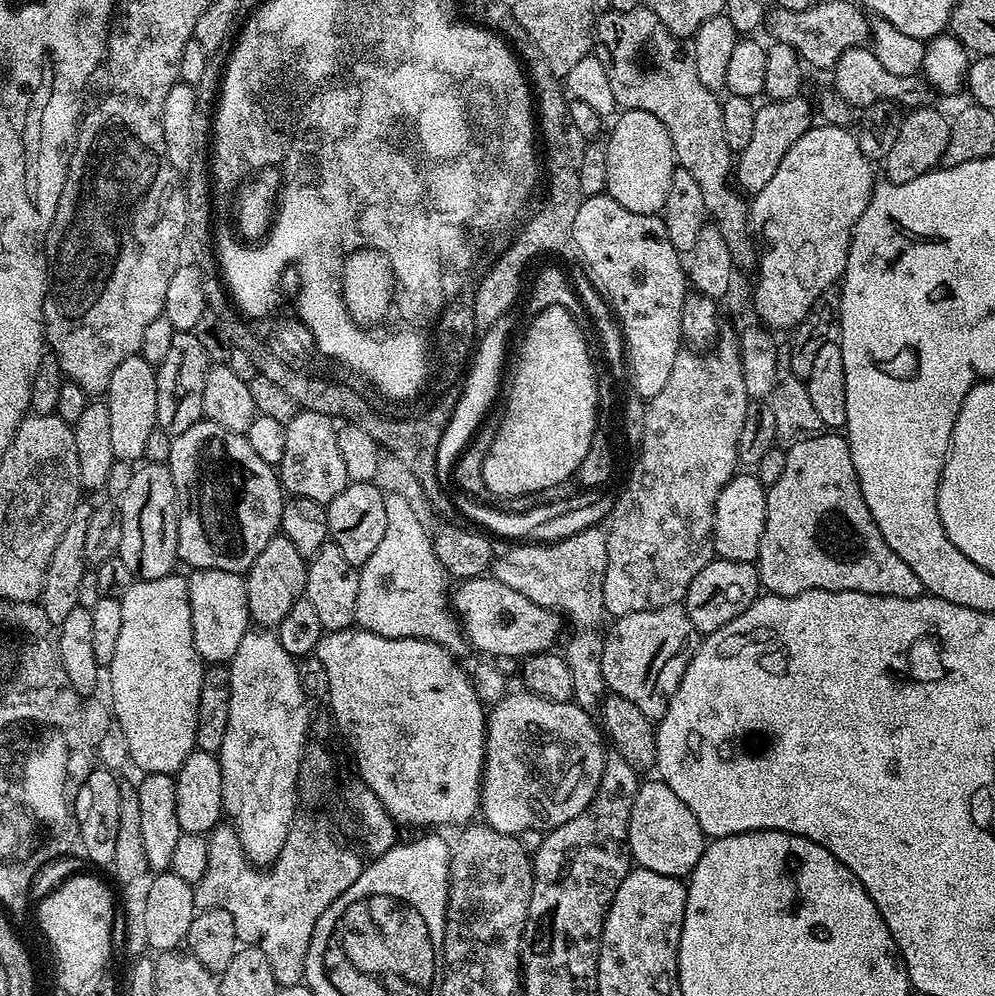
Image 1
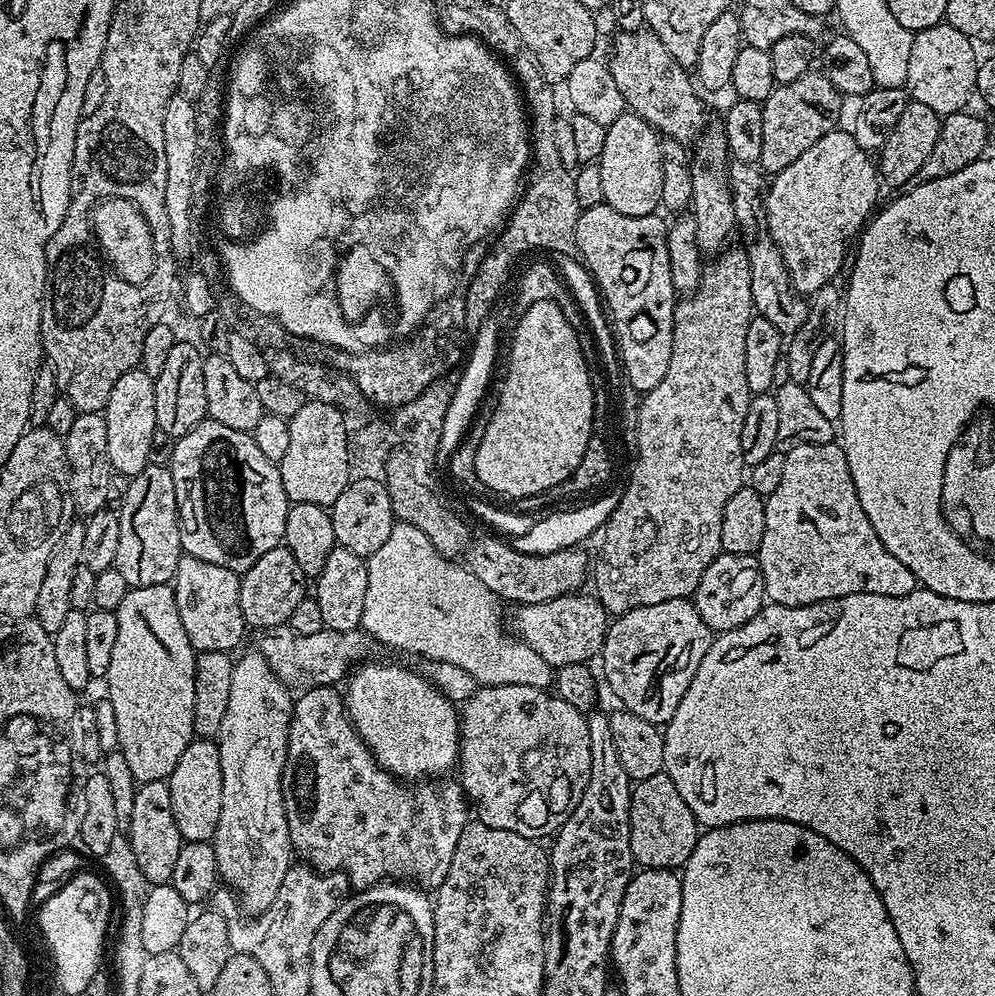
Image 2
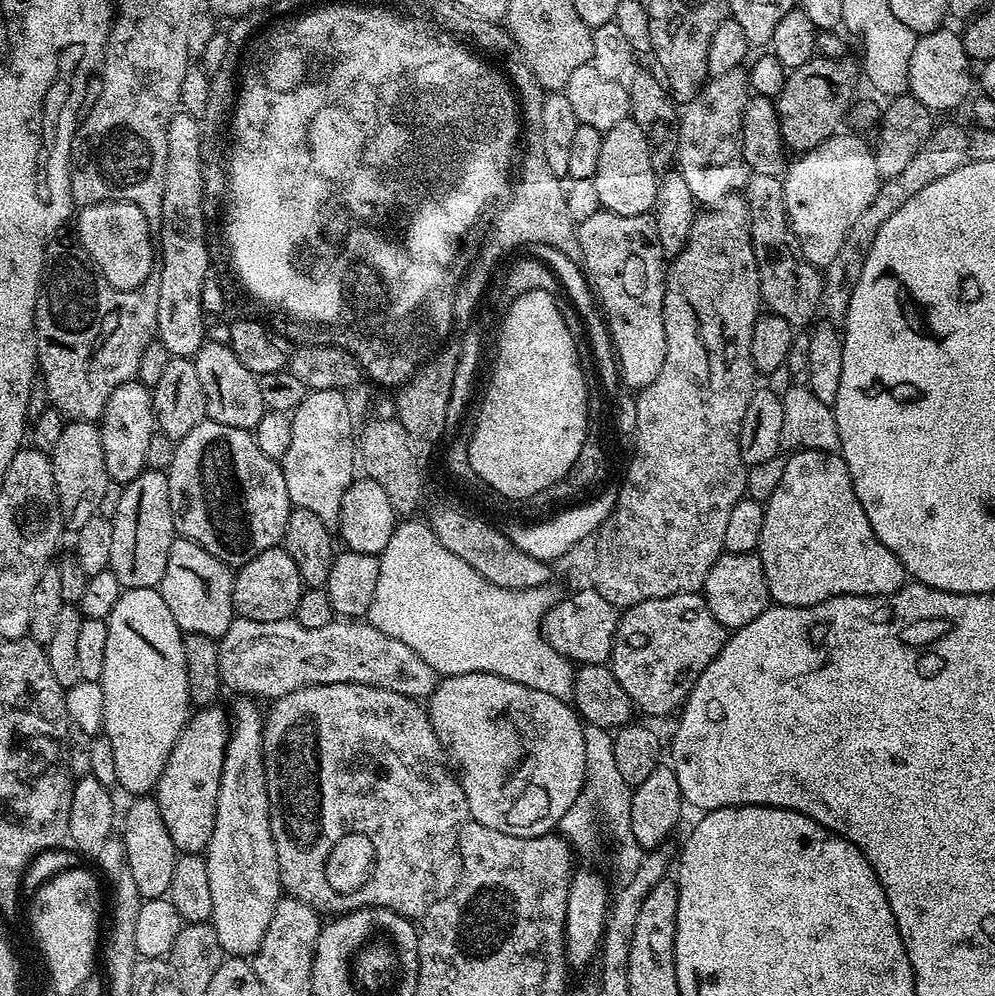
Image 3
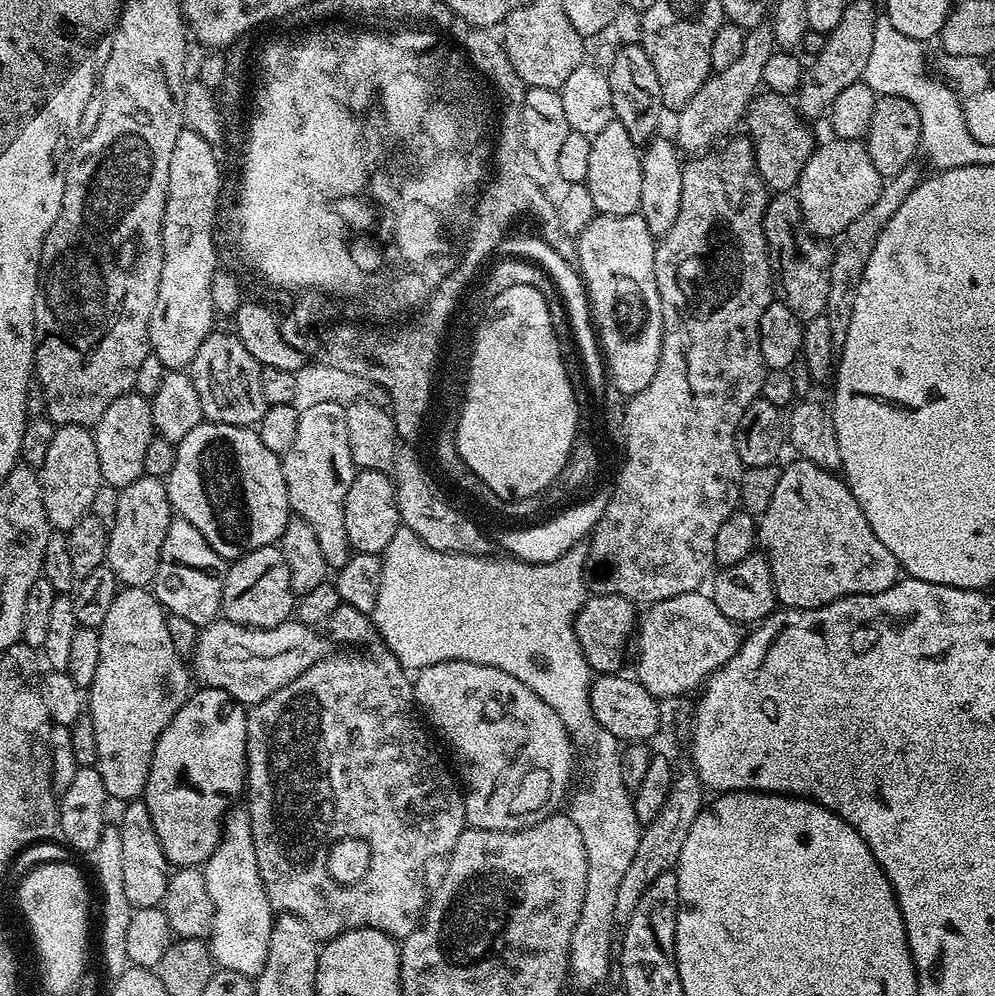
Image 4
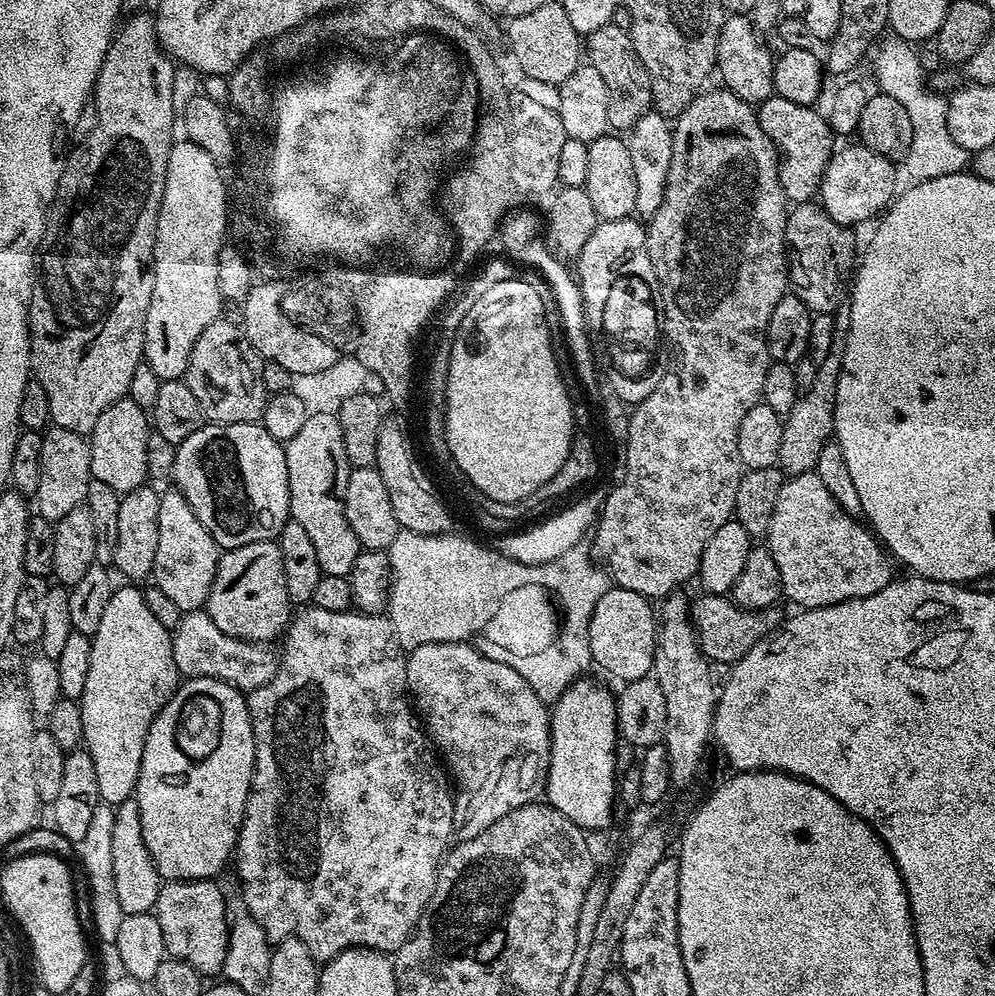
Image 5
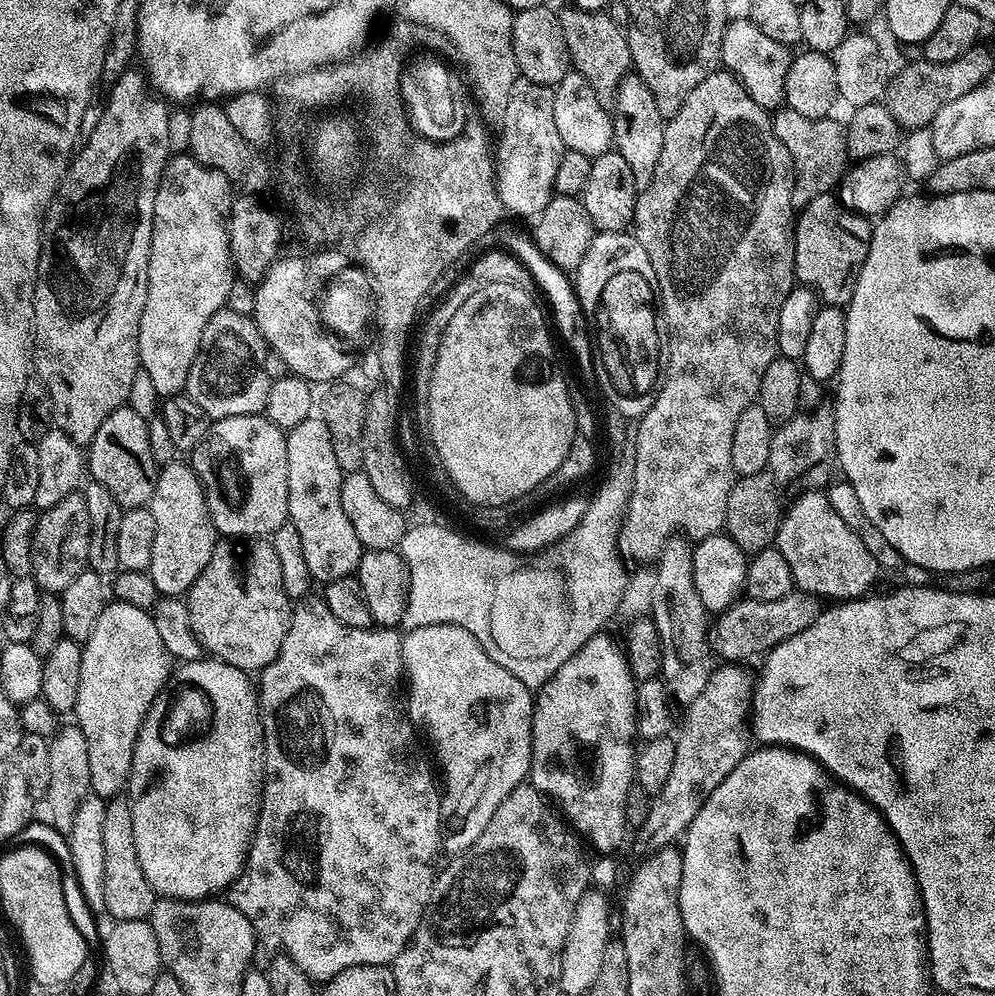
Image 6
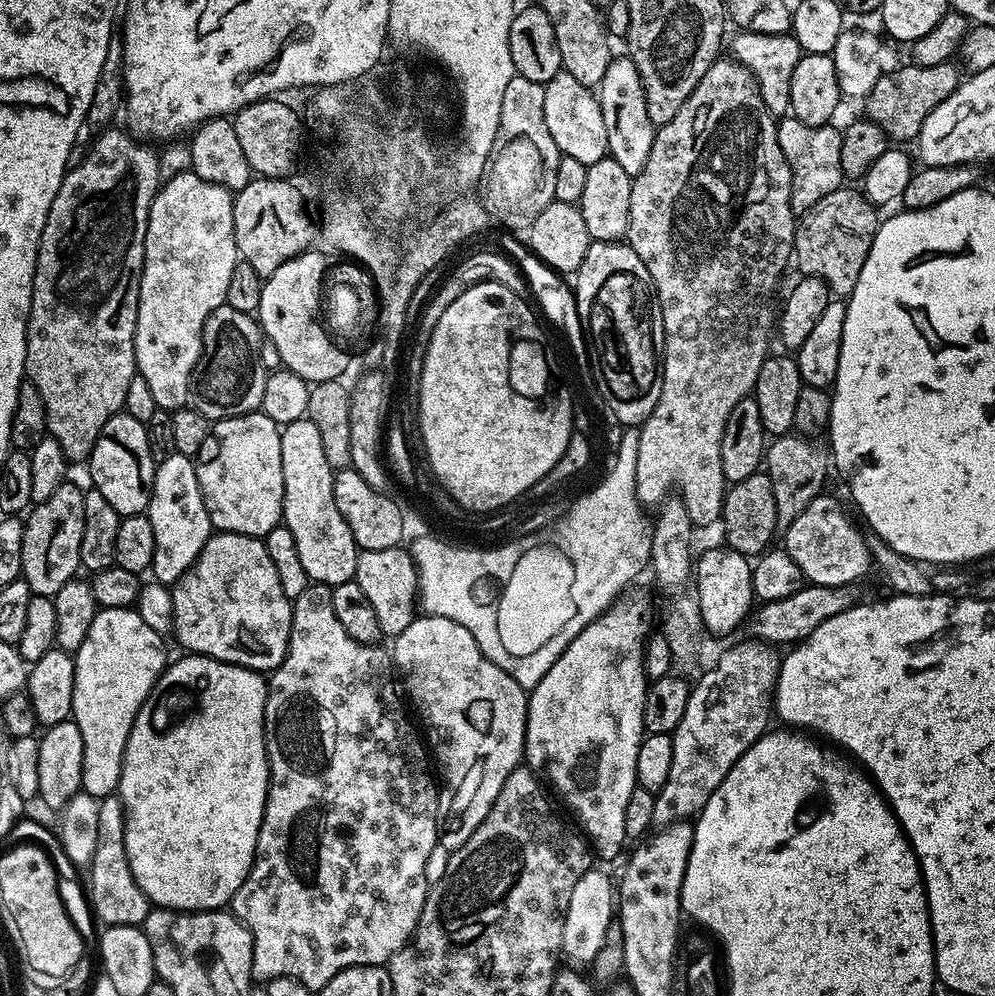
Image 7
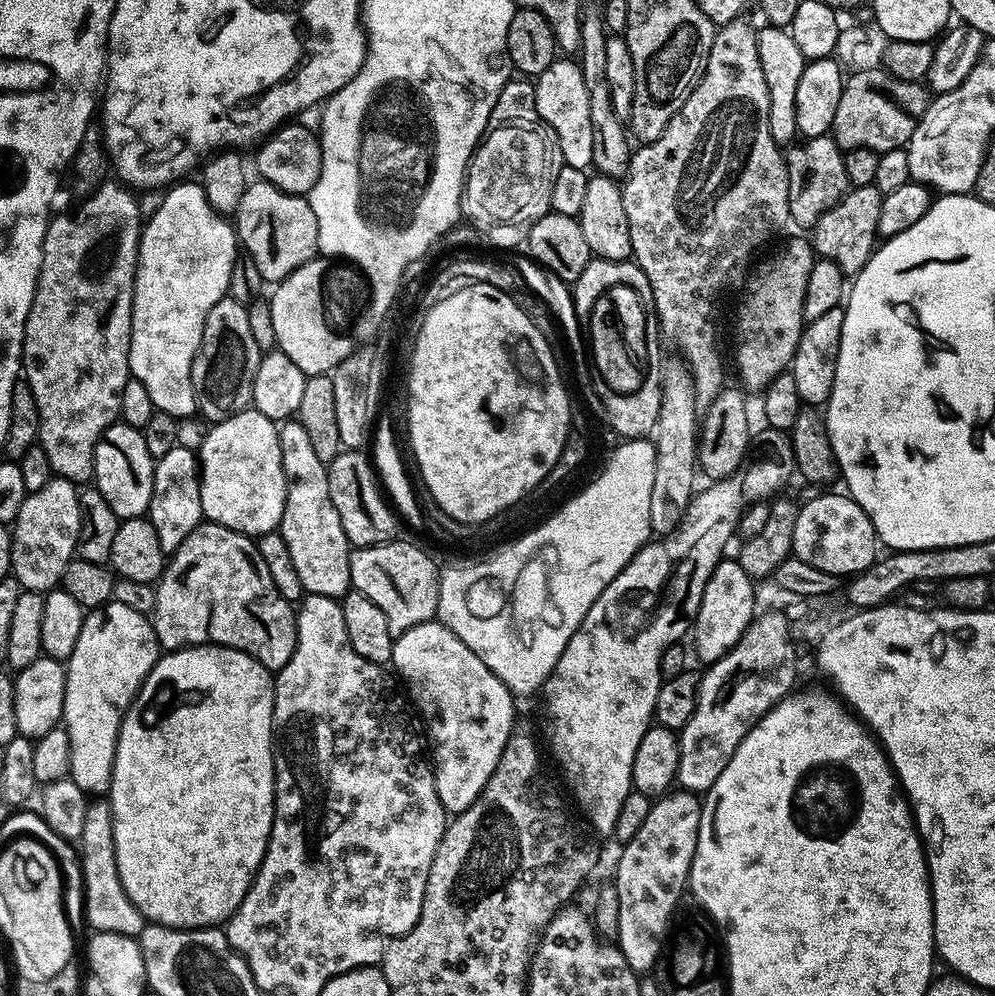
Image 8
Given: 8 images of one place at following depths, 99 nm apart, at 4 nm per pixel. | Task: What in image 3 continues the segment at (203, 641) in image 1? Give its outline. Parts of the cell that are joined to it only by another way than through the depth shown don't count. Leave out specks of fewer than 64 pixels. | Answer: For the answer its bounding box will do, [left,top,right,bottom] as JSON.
[159,538,234,638]

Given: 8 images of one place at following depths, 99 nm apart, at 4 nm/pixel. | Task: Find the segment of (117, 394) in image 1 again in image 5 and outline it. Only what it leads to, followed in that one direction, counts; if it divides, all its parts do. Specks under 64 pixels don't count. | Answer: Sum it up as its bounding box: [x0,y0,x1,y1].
[90,398,150,493]

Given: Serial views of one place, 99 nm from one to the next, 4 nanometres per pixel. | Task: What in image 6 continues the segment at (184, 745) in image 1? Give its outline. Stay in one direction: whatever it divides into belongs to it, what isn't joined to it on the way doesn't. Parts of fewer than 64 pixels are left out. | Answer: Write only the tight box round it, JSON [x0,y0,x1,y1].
[74,600,170,798]

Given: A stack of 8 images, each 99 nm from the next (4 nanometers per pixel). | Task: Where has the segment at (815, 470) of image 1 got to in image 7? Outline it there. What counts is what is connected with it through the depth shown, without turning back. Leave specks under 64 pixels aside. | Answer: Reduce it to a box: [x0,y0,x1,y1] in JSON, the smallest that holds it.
[782,494,870,586]

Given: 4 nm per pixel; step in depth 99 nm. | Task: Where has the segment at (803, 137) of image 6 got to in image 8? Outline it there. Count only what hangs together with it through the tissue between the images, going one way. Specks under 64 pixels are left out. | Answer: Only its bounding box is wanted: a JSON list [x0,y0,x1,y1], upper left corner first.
[786,135,850,230]

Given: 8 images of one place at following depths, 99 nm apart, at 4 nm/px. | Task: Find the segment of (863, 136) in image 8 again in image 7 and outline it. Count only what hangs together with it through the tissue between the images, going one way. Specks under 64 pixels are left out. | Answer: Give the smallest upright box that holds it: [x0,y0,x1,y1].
[866,62,958,142]

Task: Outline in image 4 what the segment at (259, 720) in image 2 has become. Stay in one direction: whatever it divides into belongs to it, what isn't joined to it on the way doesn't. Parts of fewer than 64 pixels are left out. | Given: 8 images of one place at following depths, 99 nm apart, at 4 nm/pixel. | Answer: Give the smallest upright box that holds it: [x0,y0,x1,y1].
[202,806,274,978]

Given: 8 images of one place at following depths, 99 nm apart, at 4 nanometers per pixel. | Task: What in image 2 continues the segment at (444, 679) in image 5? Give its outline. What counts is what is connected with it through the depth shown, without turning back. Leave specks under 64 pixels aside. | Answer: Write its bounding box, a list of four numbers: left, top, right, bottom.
[458,684,590,841]

